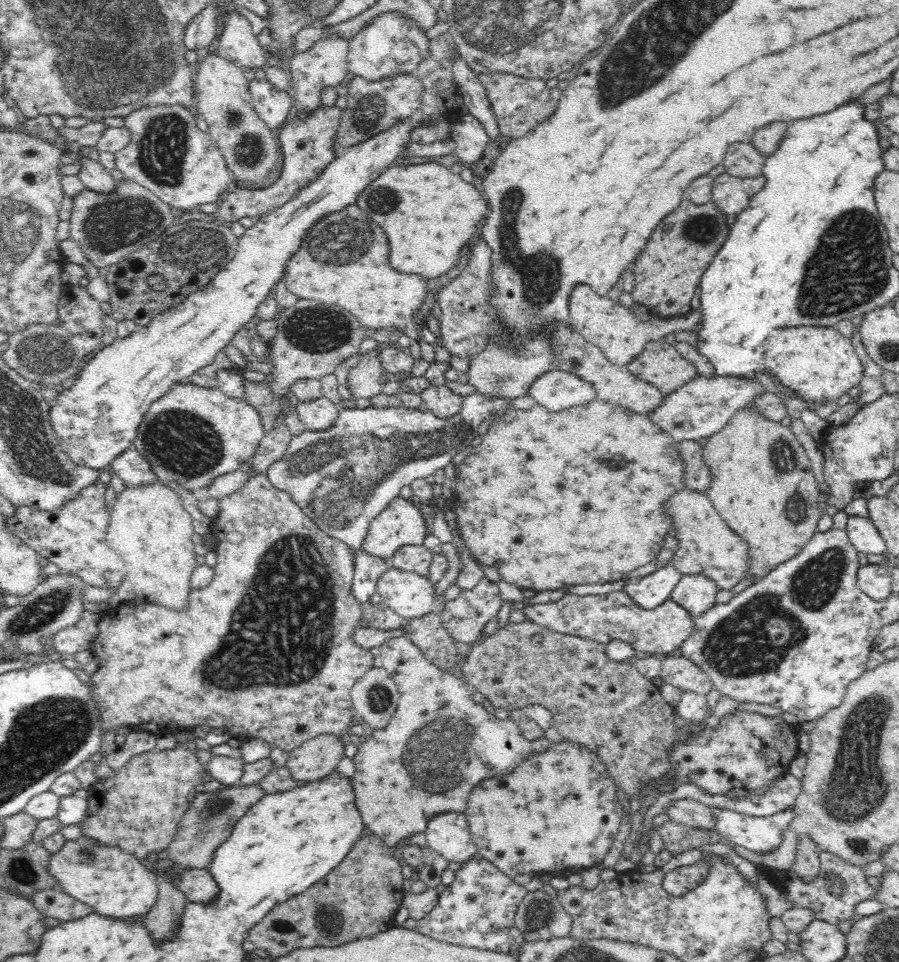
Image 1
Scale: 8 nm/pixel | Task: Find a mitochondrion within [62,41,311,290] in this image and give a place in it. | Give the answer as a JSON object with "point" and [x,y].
{"point":[113,226]}

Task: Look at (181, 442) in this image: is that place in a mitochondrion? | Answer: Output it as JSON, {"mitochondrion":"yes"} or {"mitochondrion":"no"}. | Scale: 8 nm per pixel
{"mitochondrion":"yes"}

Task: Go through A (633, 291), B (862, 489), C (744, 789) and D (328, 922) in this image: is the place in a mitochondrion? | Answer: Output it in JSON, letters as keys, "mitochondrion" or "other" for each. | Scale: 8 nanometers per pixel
{"A":"other","B":"other","C":"other","D":"mitochondrion"}

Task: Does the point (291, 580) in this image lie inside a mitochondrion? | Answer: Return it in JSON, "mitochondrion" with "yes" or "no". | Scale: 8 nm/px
{"mitochondrion":"yes"}

